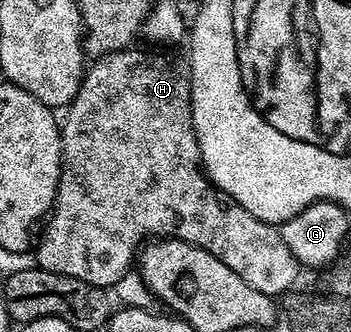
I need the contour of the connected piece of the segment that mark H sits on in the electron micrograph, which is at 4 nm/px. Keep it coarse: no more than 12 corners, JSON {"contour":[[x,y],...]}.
{"contour":[[97,56],[39,268],[111,290],[149,239],[287,294],[277,226],[202,168],[187,64]]}

